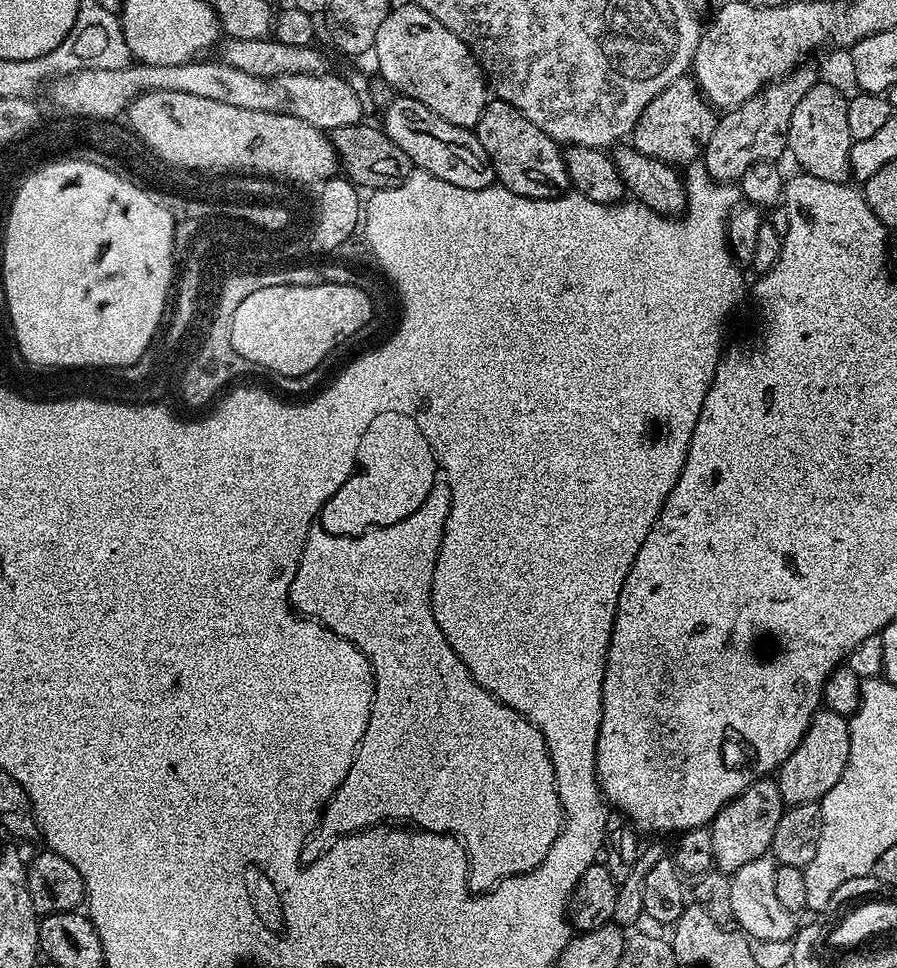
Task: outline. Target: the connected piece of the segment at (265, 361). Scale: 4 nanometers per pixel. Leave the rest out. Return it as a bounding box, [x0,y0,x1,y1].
[229,285,373,376]

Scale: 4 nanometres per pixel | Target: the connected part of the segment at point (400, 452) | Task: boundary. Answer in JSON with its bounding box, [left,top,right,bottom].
[318,406,438,537]

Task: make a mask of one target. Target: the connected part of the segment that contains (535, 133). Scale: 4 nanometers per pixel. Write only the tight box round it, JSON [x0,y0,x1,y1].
[474,98,570,200]

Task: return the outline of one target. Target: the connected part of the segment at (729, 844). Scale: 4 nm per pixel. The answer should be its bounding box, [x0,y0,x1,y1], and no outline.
[710,778,785,874]

